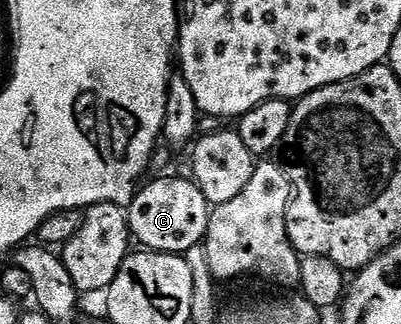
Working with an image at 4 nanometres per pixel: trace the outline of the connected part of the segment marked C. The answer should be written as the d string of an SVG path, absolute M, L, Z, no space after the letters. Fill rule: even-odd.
M157 177L153 182L142 184L138 188L133 200L127 206L127 216L129 219L129 232L132 240L137 241L138 246L154 253L176 253L184 255L191 248L204 242L209 226L209 215L211 206L209 201L203 195L203 191L197 185L197 182L185 177Z

